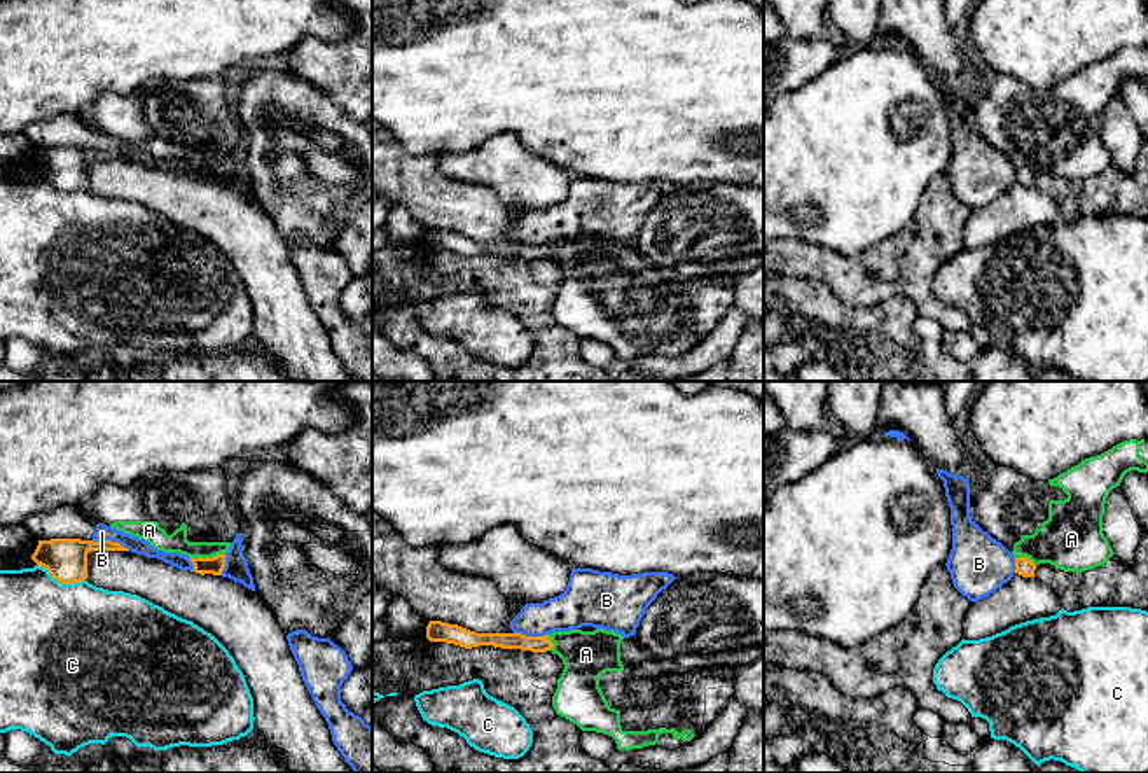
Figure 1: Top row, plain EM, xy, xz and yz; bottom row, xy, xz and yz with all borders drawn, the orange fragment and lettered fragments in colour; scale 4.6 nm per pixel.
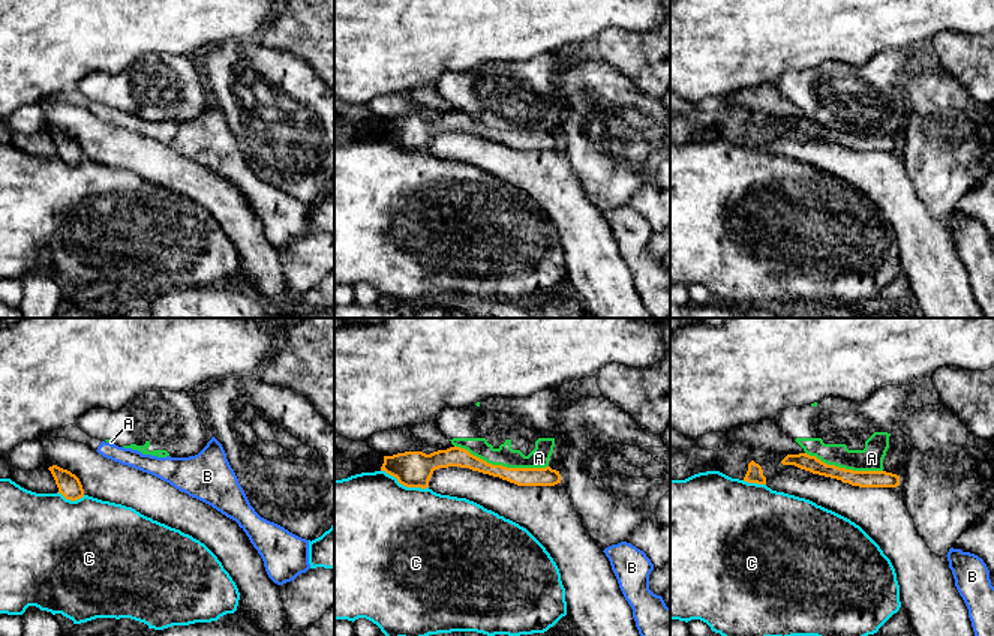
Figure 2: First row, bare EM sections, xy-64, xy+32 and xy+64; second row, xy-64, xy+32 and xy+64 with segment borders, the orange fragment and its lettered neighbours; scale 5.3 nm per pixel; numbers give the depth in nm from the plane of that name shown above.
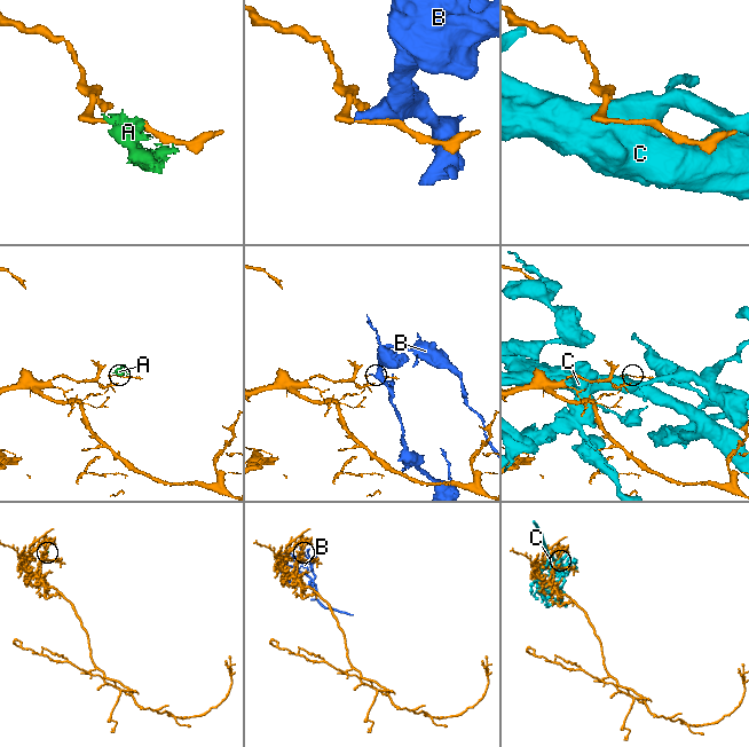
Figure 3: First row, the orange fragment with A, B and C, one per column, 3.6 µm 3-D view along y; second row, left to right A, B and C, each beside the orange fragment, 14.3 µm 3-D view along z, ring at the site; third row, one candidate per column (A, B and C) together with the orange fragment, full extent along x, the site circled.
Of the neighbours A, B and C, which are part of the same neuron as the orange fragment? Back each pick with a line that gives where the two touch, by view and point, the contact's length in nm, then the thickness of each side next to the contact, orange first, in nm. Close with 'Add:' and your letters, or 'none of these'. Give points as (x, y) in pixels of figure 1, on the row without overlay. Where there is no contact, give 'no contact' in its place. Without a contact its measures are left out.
Add: none of these

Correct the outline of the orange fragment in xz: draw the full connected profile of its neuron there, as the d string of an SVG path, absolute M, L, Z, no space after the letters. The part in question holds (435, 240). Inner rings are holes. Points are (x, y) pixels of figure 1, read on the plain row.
M430 229L426 234L426 247L430 250L454 252L465 257L479 254L493 254L501 257L521 257L531 261L547 261L554 255L547 243L526 245L521 241L475 241L458 233L442 229Z

